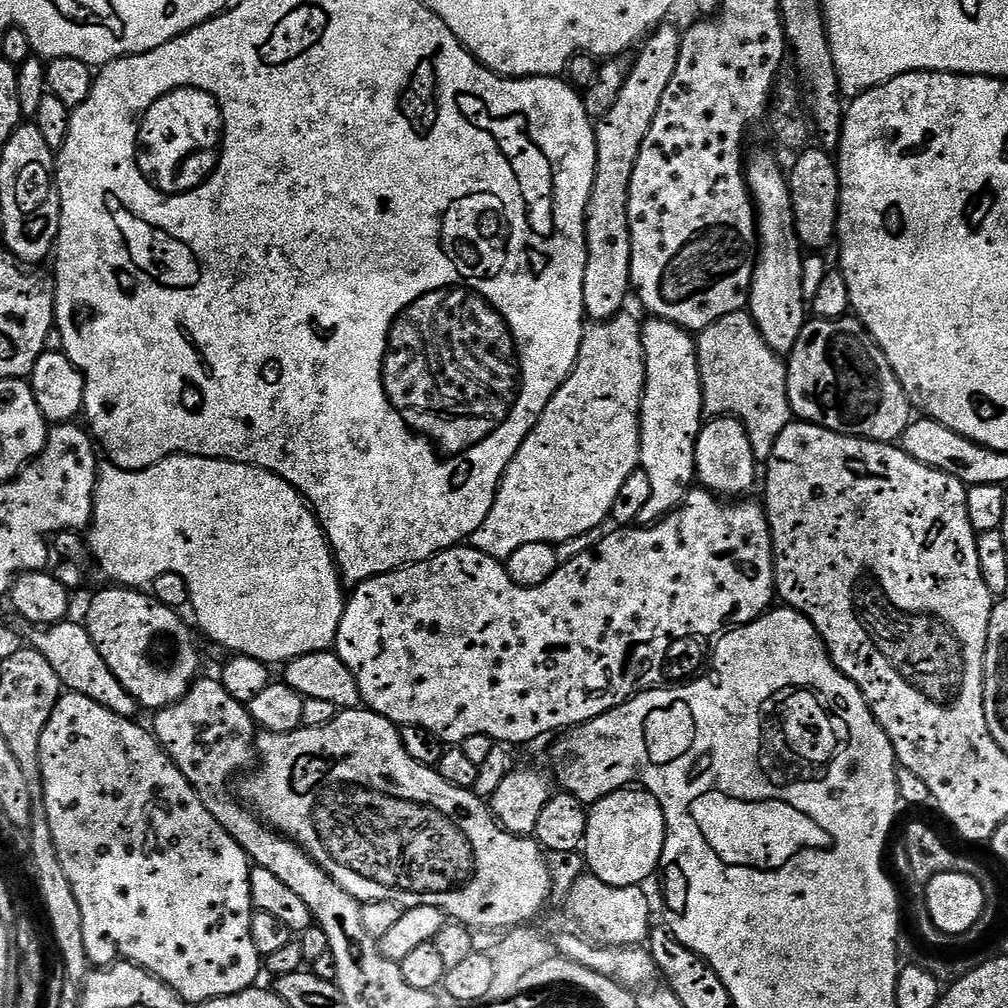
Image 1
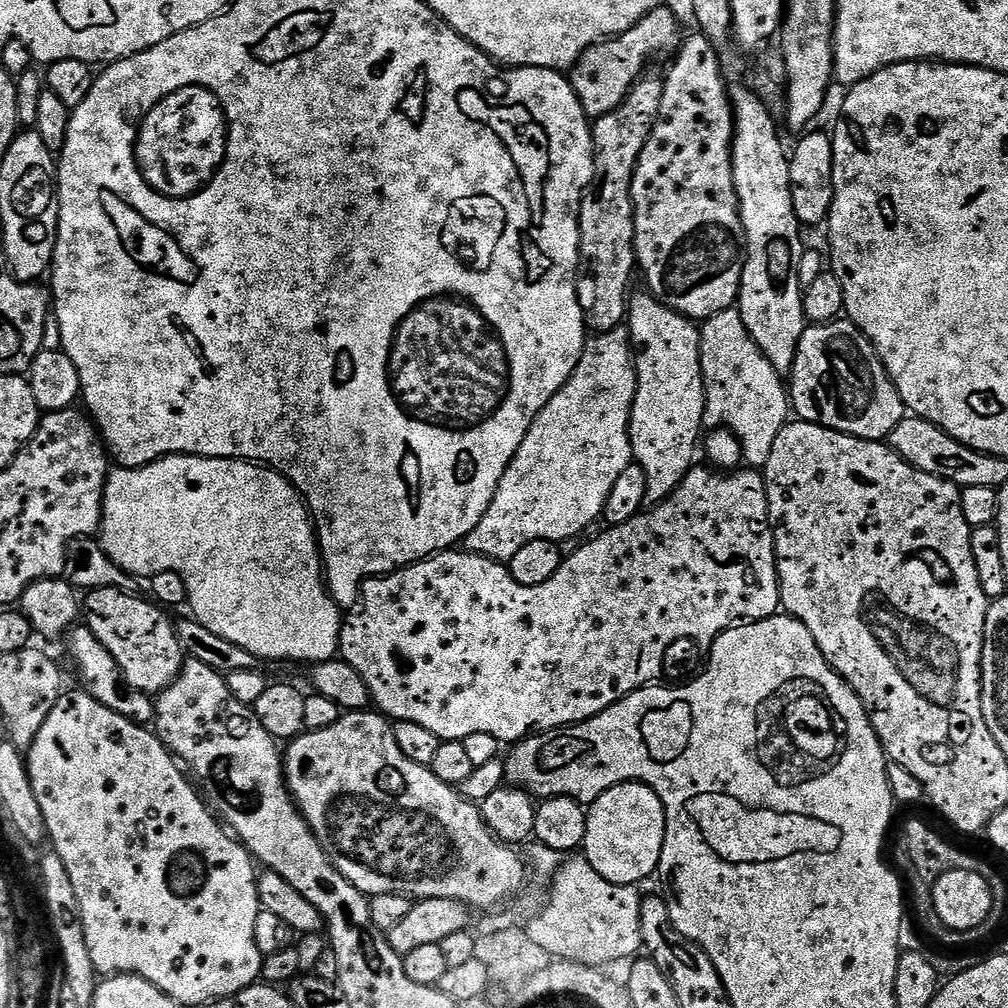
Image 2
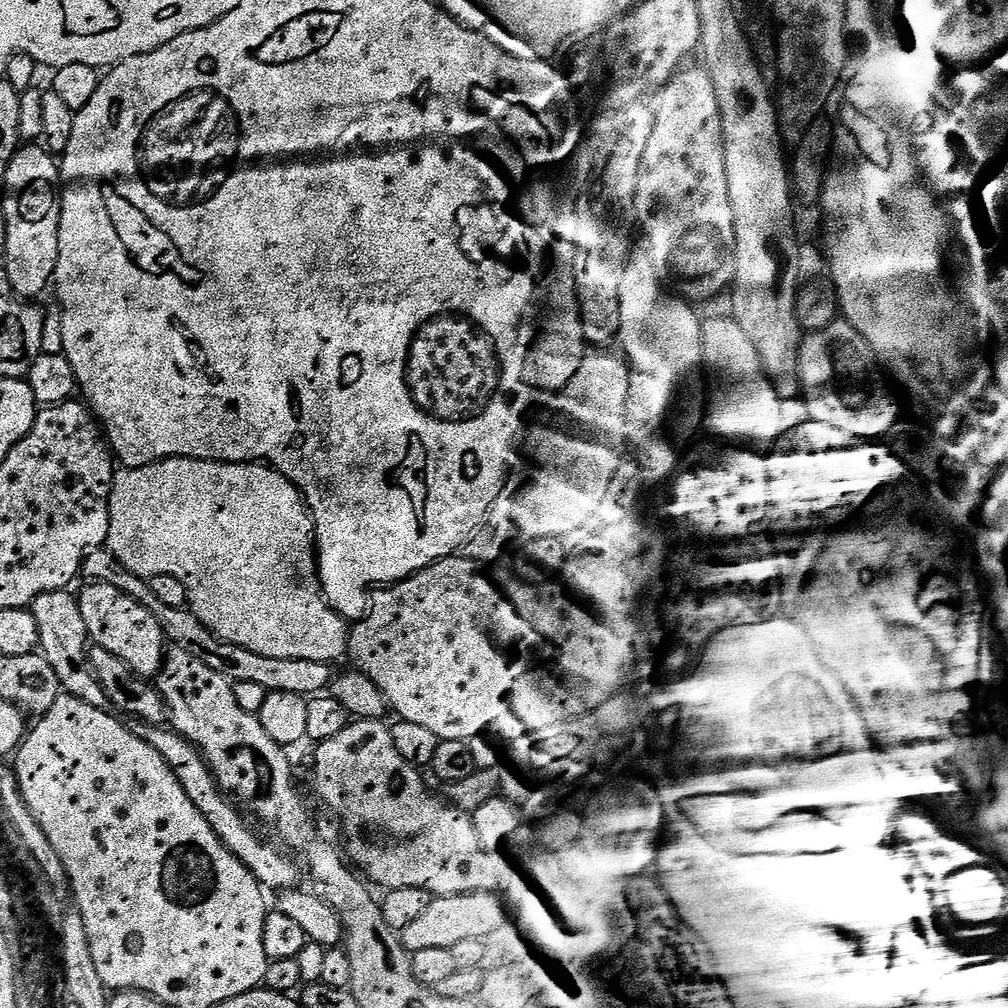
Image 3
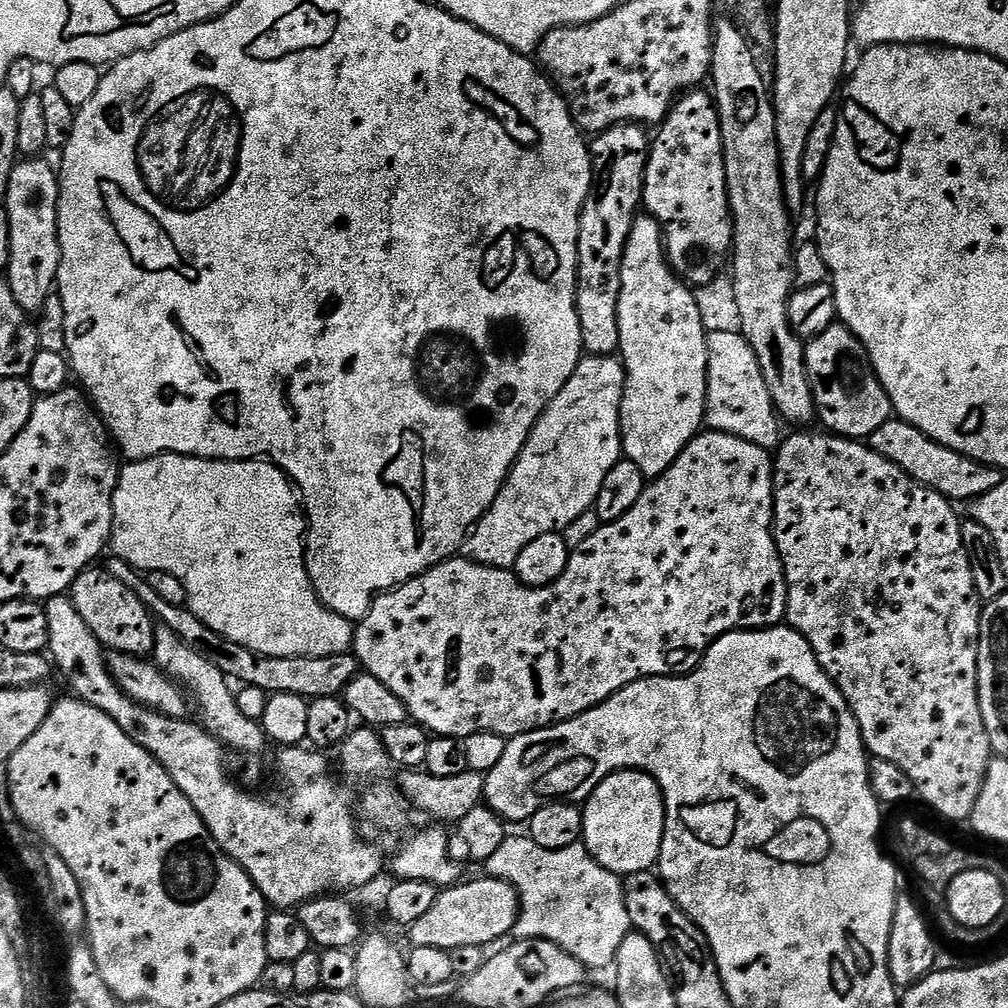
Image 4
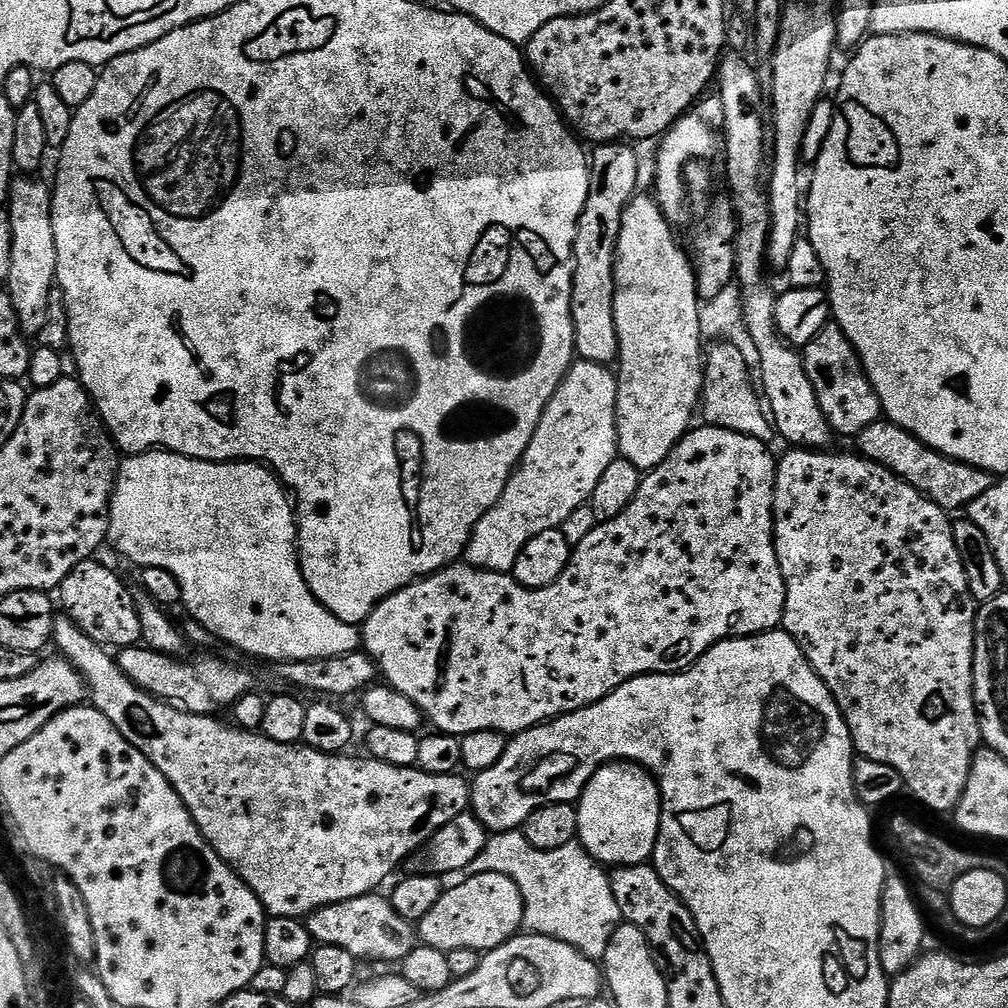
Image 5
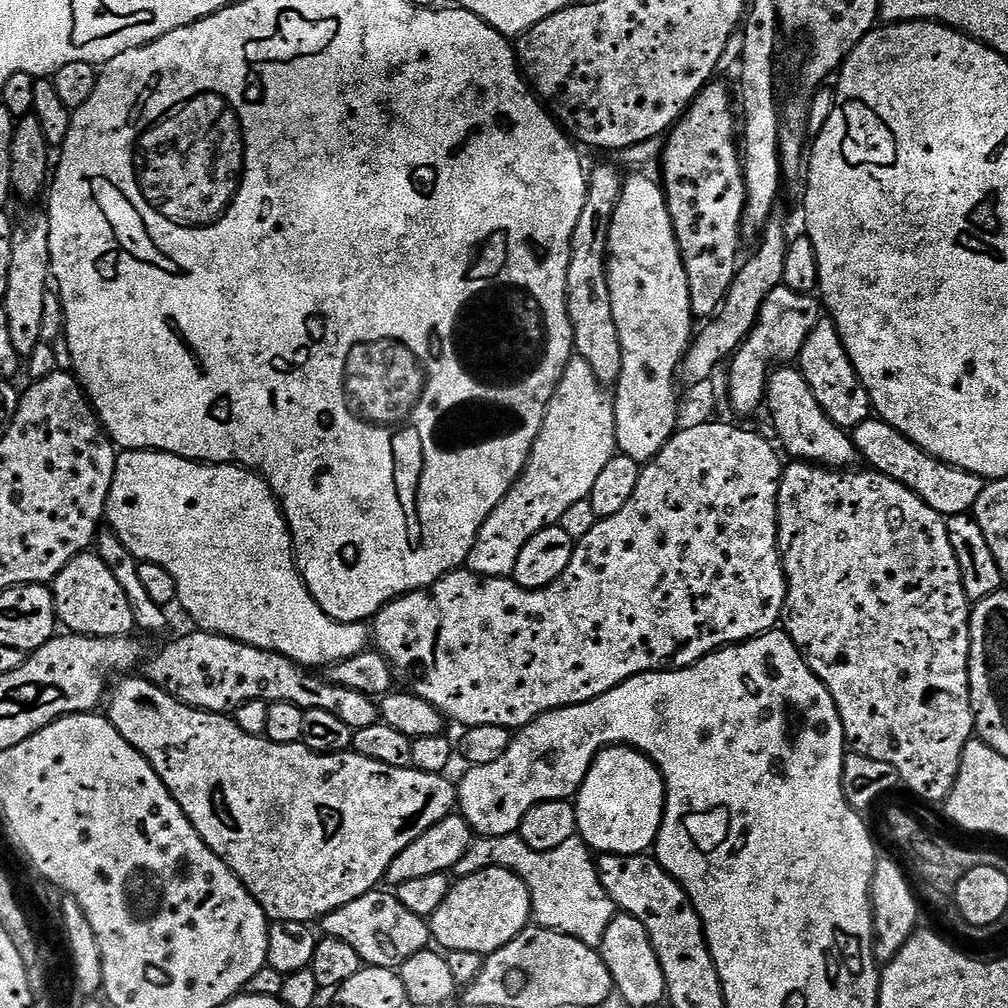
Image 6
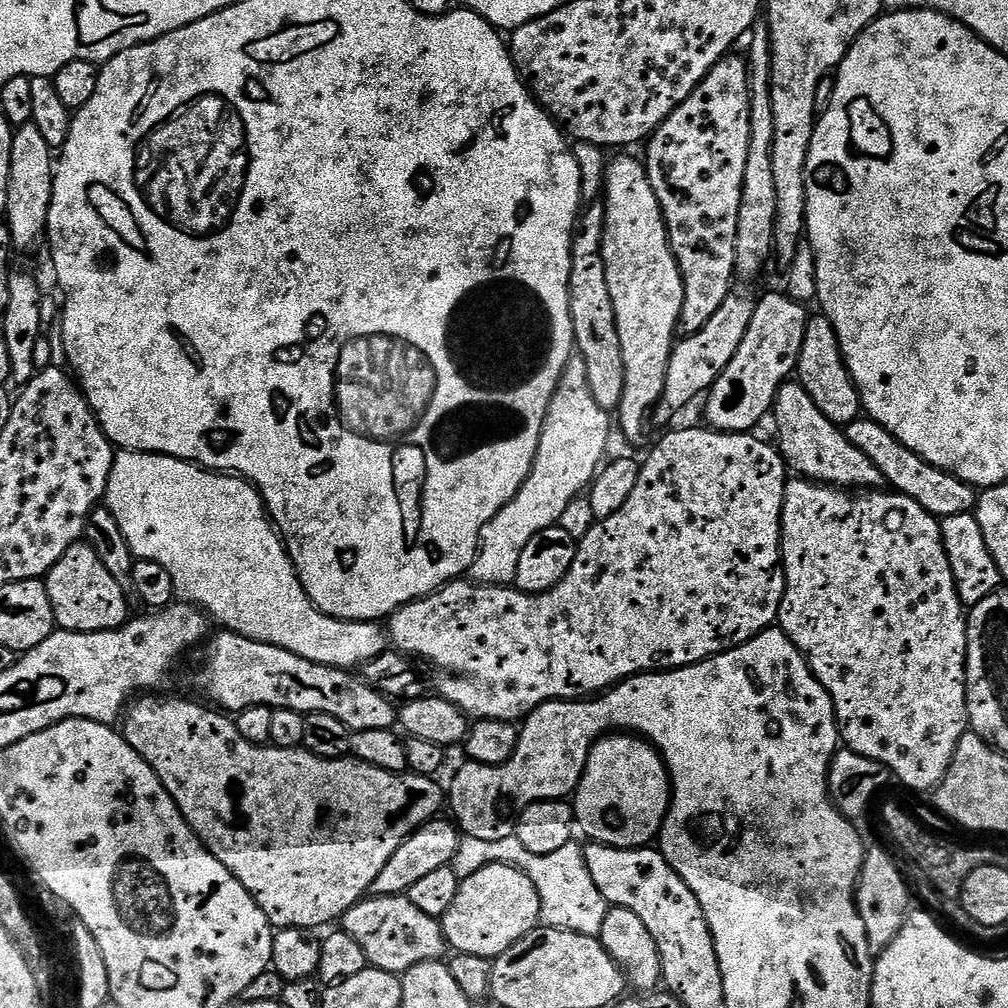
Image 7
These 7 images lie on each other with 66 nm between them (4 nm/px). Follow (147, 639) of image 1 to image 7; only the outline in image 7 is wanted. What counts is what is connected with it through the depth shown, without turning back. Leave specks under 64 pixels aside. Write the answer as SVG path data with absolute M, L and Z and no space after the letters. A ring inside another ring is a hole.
M81 542L70 546L66 554L50 569L46 577L50 604L54 606L57 629L66 632L101 632L123 626L130 619L125 585L102 566L102 558L91 544Z

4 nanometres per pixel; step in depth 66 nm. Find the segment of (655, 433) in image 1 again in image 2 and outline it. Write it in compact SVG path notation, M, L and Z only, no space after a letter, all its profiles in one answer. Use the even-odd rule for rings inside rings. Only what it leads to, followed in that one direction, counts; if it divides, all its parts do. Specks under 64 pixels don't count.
M643 295L631 297L626 317L636 366L636 397L632 403L630 431L635 463L646 470L646 501L655 506L667 500L694 467L692 459L696 456L696 448L698 452L704 428L704 379L700 365L700 328L688 317L667 308L655 296Z

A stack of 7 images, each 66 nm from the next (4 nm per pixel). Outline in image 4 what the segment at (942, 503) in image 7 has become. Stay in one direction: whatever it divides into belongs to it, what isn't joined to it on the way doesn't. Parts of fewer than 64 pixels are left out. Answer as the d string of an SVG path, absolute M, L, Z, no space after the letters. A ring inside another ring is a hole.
M899 418L882 422L882 426L874 430L874 434L867 436L866 443L878 454L882 454L882 458L894 462L894 466L898 466L914 482L932 488L953 502L959 502L959 500L975 502L979 496L985 496L1006 478L1001 469L958 454L934 442L926 434L922 434L922 430L910 426L910 422Z

